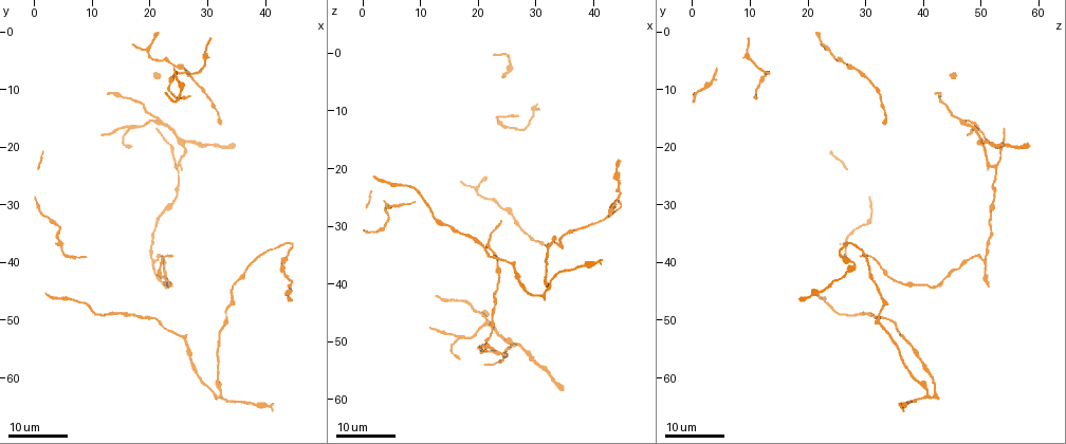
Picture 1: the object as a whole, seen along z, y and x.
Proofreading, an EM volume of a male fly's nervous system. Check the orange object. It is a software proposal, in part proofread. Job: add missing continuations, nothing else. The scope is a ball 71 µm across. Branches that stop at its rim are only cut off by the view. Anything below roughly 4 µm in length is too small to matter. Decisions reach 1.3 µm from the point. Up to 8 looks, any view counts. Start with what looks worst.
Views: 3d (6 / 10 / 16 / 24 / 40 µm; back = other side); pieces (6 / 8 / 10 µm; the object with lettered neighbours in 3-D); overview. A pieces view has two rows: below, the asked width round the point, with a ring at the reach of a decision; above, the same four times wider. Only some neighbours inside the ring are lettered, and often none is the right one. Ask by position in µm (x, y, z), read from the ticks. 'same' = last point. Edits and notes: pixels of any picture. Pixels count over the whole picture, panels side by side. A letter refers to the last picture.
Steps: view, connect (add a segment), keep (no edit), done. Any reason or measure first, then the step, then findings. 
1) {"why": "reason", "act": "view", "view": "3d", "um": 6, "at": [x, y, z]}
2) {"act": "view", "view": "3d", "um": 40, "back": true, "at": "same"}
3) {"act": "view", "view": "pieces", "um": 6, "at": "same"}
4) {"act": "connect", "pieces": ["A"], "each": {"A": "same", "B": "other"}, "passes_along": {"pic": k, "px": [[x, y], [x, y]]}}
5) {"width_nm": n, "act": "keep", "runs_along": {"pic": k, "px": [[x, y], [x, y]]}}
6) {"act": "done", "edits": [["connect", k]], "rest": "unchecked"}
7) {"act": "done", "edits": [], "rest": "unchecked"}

{"why": "thin end", "act": "view", "view": "3d", "um": 24, "at": [23.5, 39.0, 29.5]}

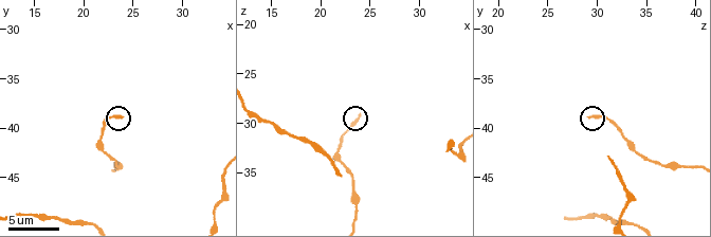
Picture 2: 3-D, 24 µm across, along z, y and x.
{"act": "view", "view": "pieces", "um": 8, "at": [23.8, 38.6, 29.2]}

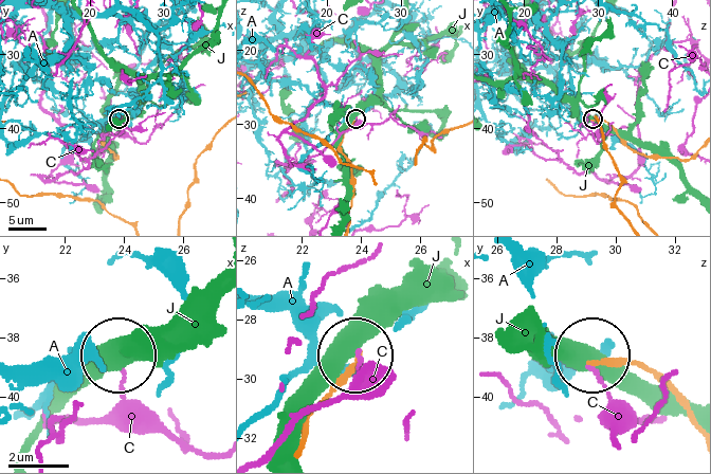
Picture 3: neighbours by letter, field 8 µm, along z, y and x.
{"width_nm": 180, "act": "keep", "each": {"A": "other", "C": "other", "J": "other"}, "runs_along": {"pic": 3, "px": [[690, 414], [637, 365], [594, 361]]}, "found": "none of them fits"}

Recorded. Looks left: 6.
{"why": "stops while still wide", "act": "view", "view": "3d", "um": 16, "at": [44.0, 46.0, 19.0]}

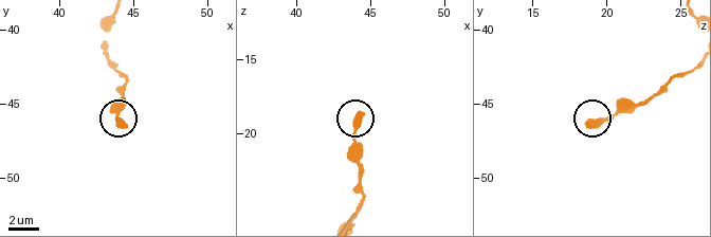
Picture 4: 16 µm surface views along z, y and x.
{"act": "view", "view": "pieces", "um": 10, "at": [44.4, 46.4, 18.8]}

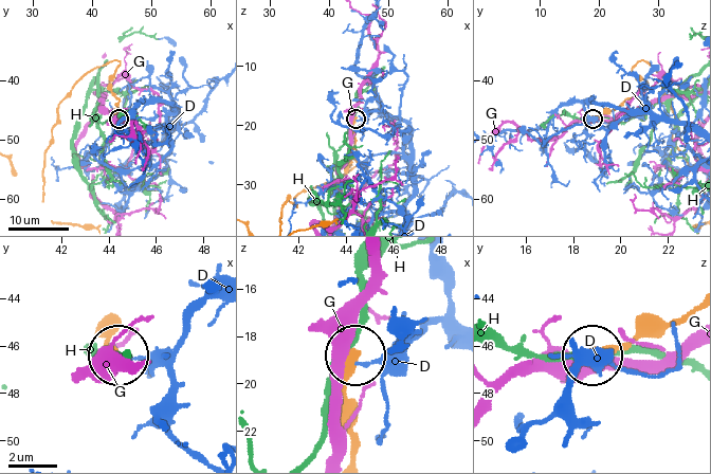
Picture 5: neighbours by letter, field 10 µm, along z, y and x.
{"act": "keep", "each": {"D": "other", "G": "other", "H": "other"}, "found": "none of them fits"}

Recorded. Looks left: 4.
{"why": "stops while still wide", "act": "view", "view": "3d", "um": 24, "at": [32.0, 15.5, 33.5]}

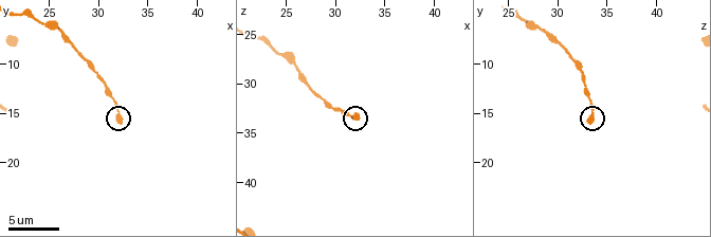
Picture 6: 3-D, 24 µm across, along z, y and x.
{"act": "view", "view": "pieces", "um": 10, "at": [32.2, 15.6, 33.0]}

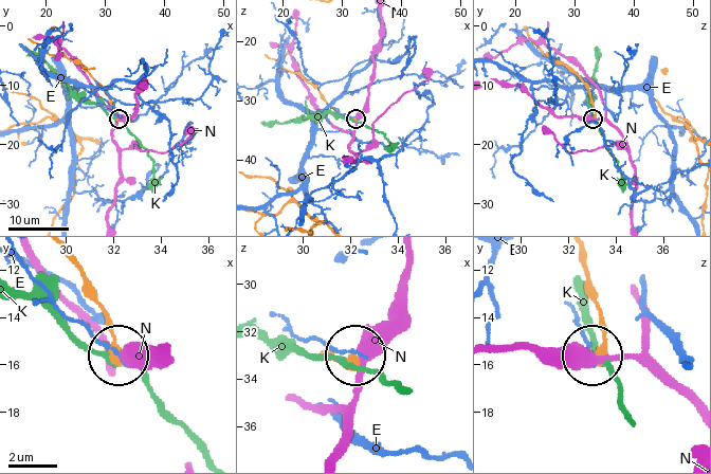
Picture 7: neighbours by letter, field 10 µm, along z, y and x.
{"act": "keep", "each": {"E": "other", "K": "other", "N": "other"}, "found": "no lettered segment goes on from it"}

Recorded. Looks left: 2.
{"why": "branch stops here", "act": "view", "view": "3d", "um": 16, "at": [22.5, 44.0, 51.5]}

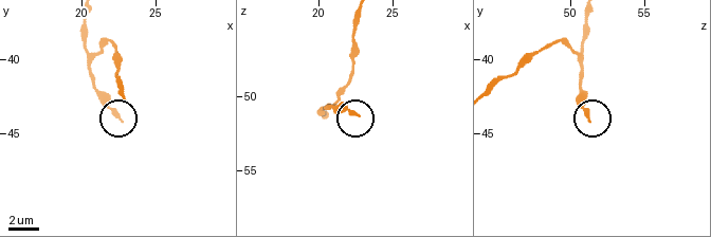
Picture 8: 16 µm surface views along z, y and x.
{"act": "view", "view": "pieces", "um": 10, "at": [22.8, 44.0, 51.2]}

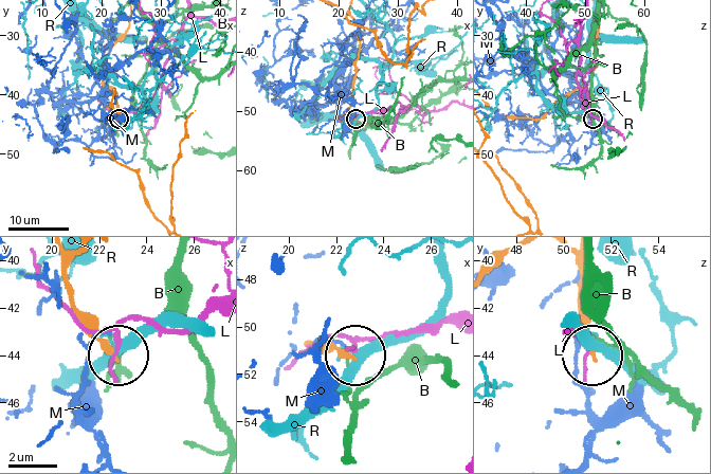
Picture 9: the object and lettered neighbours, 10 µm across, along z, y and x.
{"act": "keep", "each": {"B": "other", "L": "other", "M": "other", "R": "other"}, "runs_along": {"pic": 9, "px": [[60, 256], [74, 310], [112, 350]]}, "found": "none of them fits"}

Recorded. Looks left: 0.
{"act": "done", "edits": [], "rest": "unchecked"}

